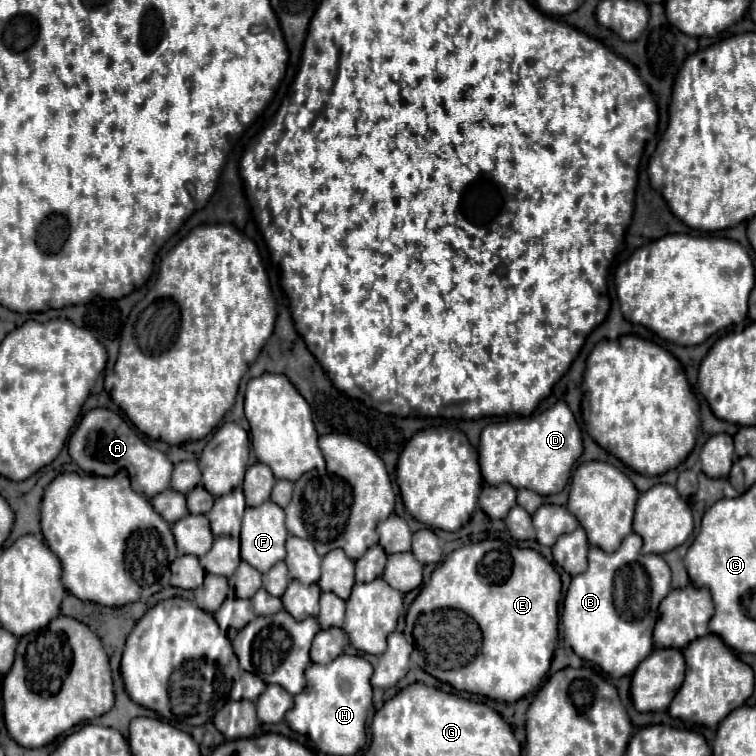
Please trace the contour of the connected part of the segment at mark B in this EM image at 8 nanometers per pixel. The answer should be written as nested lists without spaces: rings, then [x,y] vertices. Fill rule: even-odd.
[[[630,534],[622,540],[616,552],[604,552],[600,548],[590,548],[588,570],[574,576],[563,600],[560,628],[564,642],[588,662],[598,664],[606,674],[614,678],[630,676],[634,668],[652,652],[652,628],[658,620],[658,604],[670,592],[670,568],[658,554],[642,554],[642,538]]]

